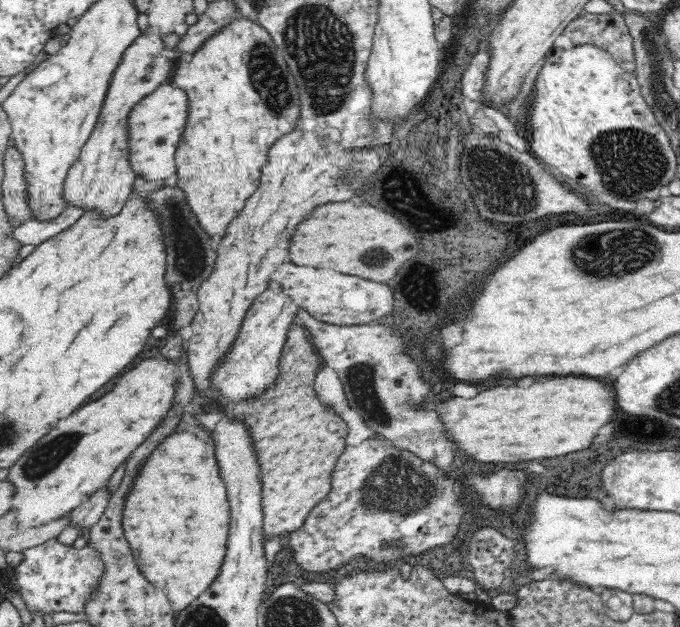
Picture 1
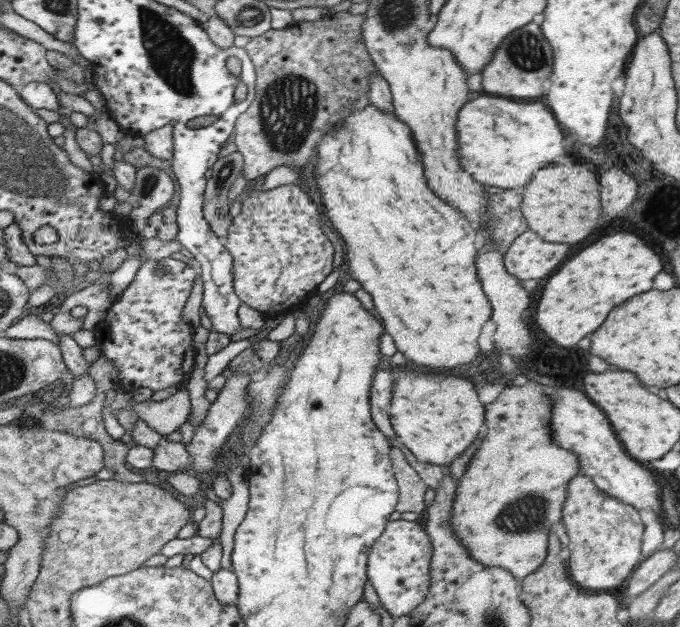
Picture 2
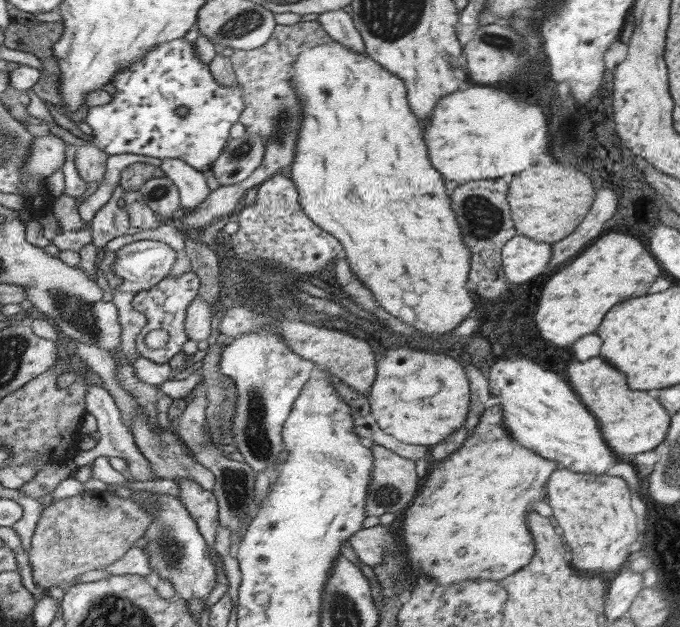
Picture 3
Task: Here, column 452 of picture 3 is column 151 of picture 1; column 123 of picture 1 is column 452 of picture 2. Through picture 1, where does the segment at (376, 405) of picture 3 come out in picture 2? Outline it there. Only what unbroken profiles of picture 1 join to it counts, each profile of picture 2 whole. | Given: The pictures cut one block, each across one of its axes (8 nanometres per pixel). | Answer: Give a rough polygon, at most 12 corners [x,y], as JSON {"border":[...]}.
{"border":[[397,372],[389,424],[421,464],[449,468],[485,422],[477,384]]}

